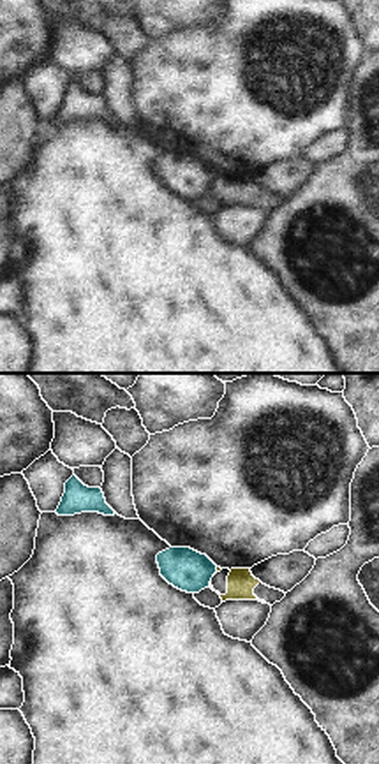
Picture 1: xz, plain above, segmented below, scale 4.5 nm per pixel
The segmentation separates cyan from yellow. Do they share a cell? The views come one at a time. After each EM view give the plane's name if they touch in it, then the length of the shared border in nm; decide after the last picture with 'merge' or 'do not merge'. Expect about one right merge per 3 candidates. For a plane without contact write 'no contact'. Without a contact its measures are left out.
xz | 50 nm

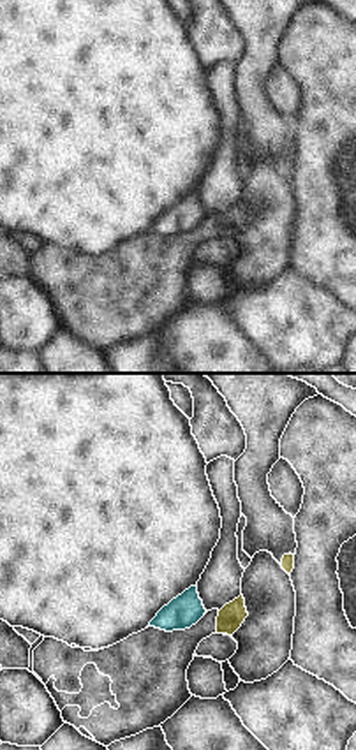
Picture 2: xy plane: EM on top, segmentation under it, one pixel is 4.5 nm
no contact

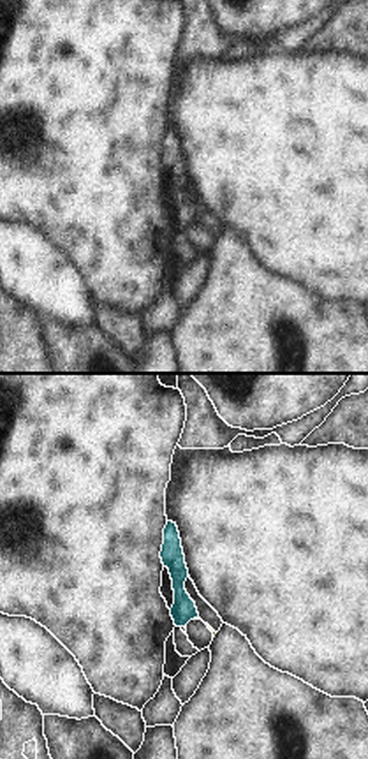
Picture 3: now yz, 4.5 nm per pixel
yz | 40 nm

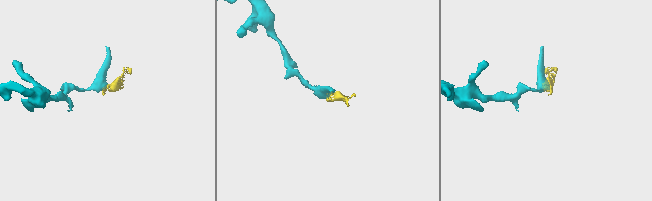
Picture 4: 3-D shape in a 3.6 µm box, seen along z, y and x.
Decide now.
do not merge

